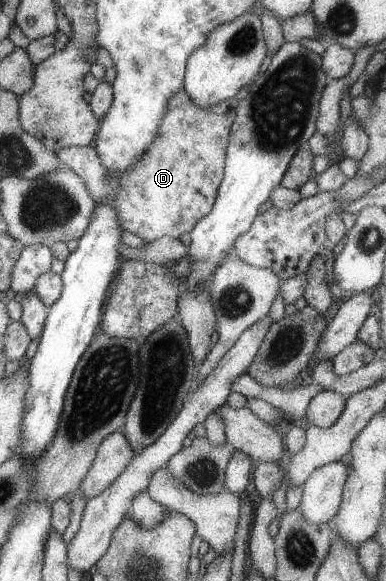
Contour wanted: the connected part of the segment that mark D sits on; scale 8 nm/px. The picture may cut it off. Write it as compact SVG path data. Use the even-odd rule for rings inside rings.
M181 87L168 100L164 115L157 125L157 136L149 143L148 149L133 163L133 166L112 182L105 177L105 169L100 163L94 146L68 146L55 152L61 165L72 169L80 179L85 181L90 197L96 202L110 204L117 213L120 229L134 233L151 242L162 235L178 238L182 233L188 233L194 224L204 217L216 199L217 187L223 178L225 166L225 149L230 126L235 118L236 97L215 103L204 110L199 108L188 97Z

